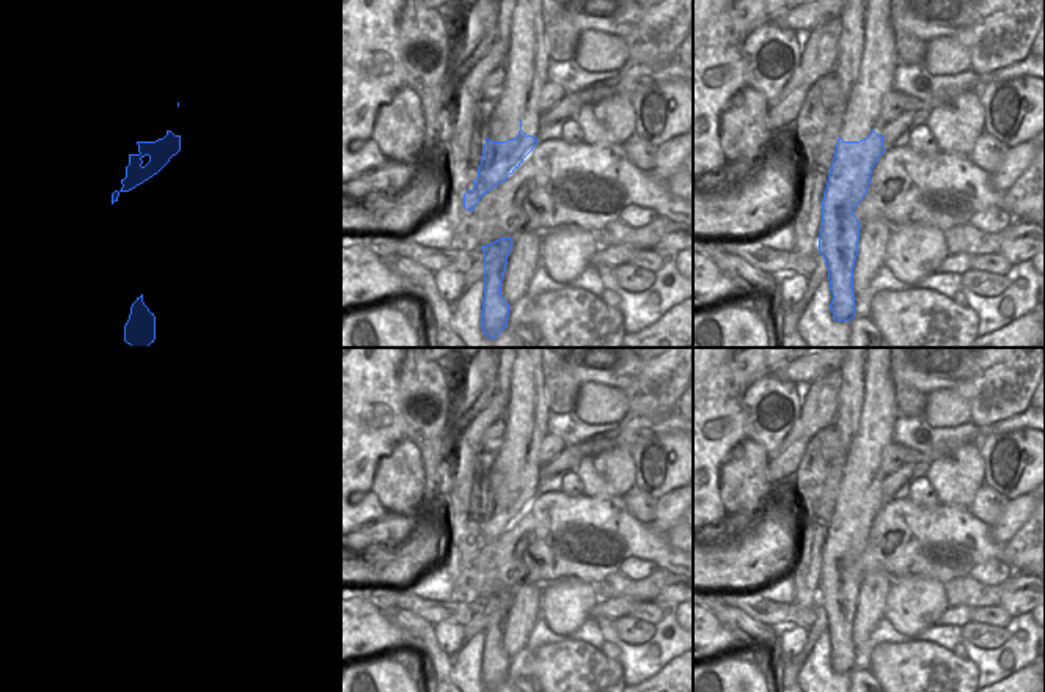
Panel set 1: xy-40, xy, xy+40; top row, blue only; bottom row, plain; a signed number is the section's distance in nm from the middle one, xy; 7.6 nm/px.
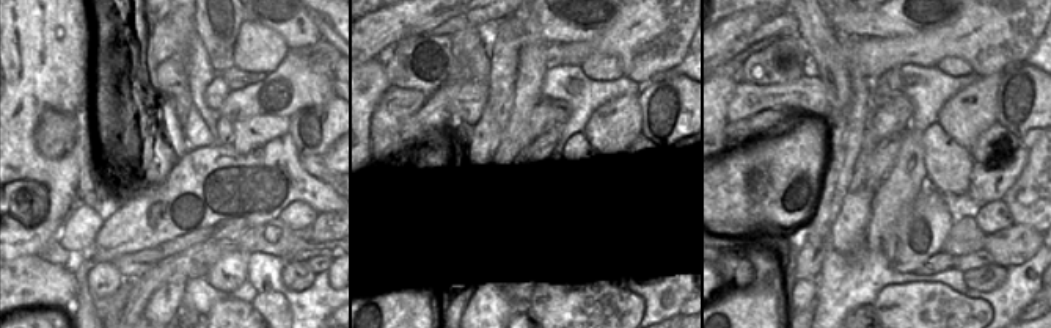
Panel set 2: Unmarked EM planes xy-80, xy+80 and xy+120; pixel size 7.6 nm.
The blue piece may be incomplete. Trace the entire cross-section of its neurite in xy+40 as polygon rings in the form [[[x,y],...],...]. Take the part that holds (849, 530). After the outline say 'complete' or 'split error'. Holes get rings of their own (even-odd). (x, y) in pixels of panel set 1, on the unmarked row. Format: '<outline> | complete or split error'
[[[867,348],[864,401],[852,442],[822,552],[819,604],[828,620],[834,673],[855,668],[853,620],[860,574],[853,561],[867,546],[874,517],[885,505],[883,488],[874,483],[883,451],[893,444],[894,407],[878,395],[891,377],[891,348]]] | split error

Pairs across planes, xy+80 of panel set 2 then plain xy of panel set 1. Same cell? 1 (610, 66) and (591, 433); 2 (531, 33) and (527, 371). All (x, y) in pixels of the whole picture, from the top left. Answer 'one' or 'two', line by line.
1: two
2: one

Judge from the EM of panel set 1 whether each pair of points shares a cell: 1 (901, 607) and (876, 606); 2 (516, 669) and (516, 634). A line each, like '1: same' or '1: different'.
1: different
2: different

